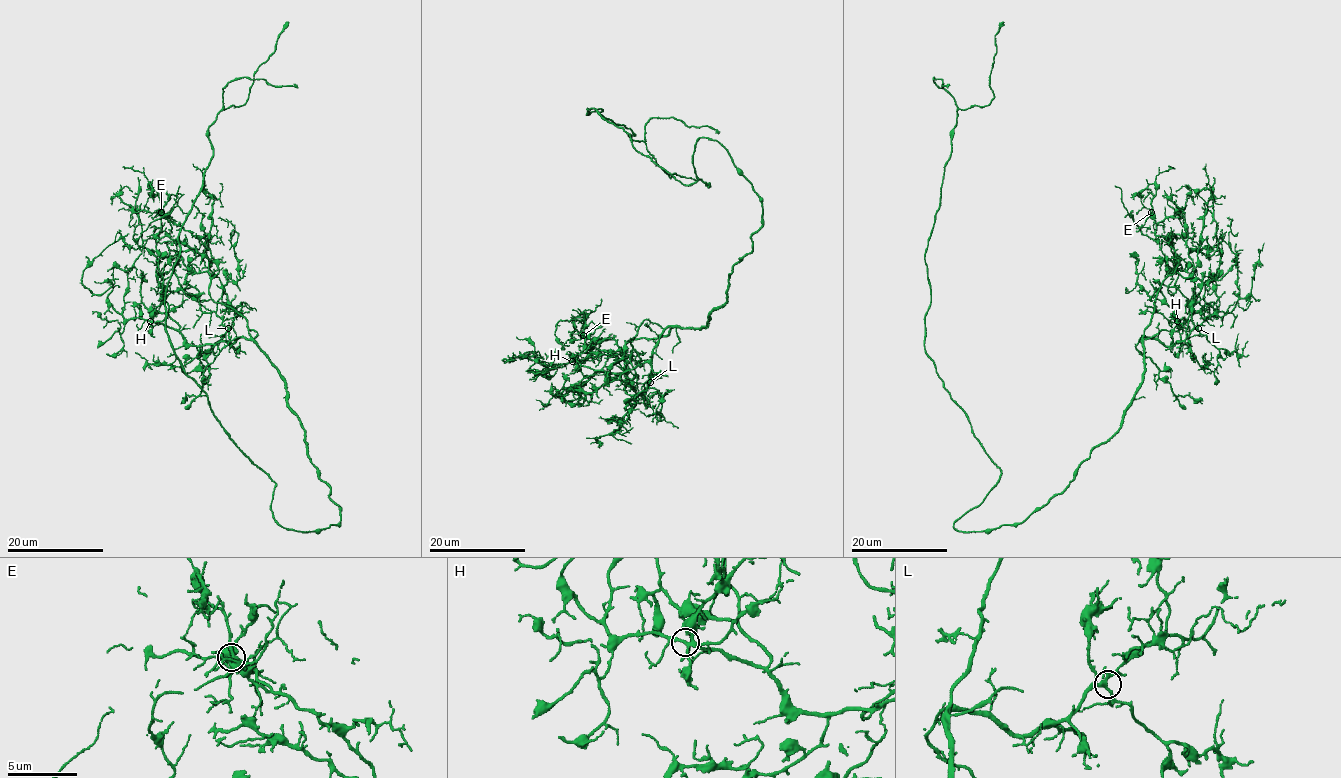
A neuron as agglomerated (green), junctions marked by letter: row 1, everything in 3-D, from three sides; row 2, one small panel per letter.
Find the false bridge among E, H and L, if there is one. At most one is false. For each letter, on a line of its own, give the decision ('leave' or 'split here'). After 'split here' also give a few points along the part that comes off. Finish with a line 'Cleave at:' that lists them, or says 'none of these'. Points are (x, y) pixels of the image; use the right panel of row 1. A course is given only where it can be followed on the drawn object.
E: leave
H: leave
L: leave
Cleave at: none of these

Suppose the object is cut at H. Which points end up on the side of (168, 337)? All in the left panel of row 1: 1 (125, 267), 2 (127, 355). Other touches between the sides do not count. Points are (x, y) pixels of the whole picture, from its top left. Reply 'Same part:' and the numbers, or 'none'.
Same part: none

